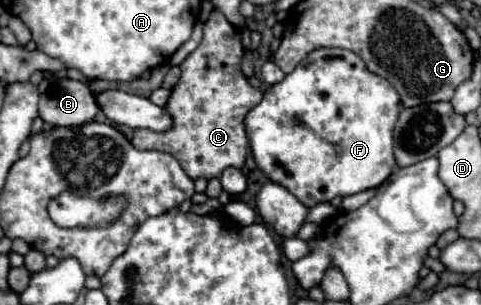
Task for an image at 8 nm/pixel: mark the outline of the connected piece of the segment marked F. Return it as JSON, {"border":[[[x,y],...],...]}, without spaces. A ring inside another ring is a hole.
{"border":[[[318,48],[310,52],[286,78],[270,86],[260,104],[246,114],[246,134],[256,166],[276,184],[292,192],[304,206],[330,202],[336,196],[358,194],[380,186],[396,168],[392,152],[392,128],[400,114],[398,92],[380,76],[368,72],[354,52],[342,48]]]}

